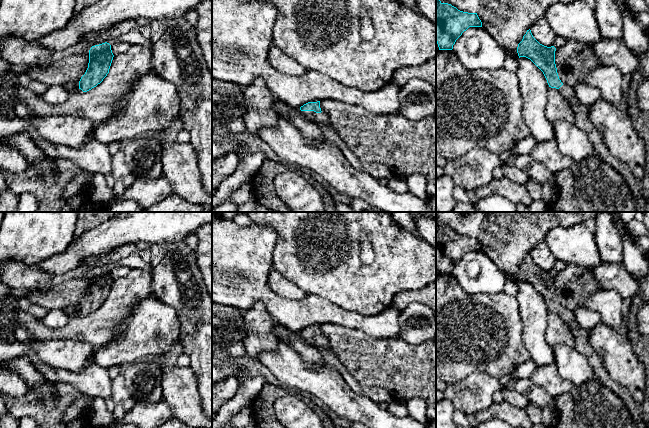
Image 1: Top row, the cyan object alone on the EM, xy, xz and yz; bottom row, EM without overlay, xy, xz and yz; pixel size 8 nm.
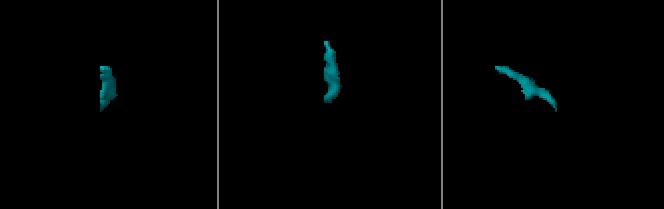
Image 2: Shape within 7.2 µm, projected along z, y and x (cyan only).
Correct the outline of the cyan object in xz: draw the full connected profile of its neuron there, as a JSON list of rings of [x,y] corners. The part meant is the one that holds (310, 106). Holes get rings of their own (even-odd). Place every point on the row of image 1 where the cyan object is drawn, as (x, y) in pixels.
[[[320,101],[308,102],[301,106],[300,110],[304,117],[315,123],[322,124],[328,122],[326,114],[321,111]]]

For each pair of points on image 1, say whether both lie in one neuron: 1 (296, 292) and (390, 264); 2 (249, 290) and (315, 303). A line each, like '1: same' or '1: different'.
1: different
2: same

